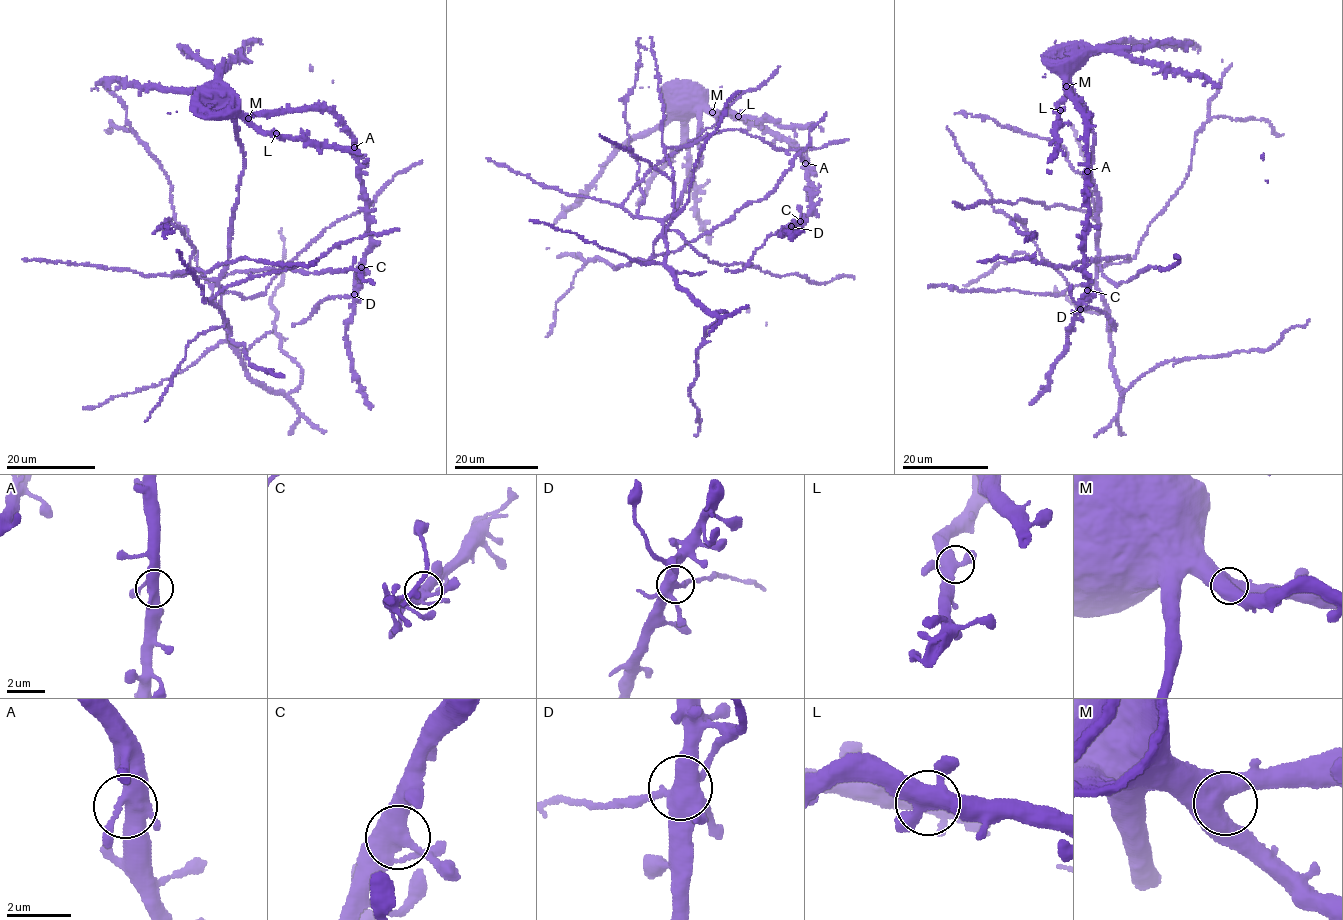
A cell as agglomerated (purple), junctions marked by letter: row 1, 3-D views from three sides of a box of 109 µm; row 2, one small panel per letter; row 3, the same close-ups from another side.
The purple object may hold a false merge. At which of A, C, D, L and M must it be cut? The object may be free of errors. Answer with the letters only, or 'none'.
none

